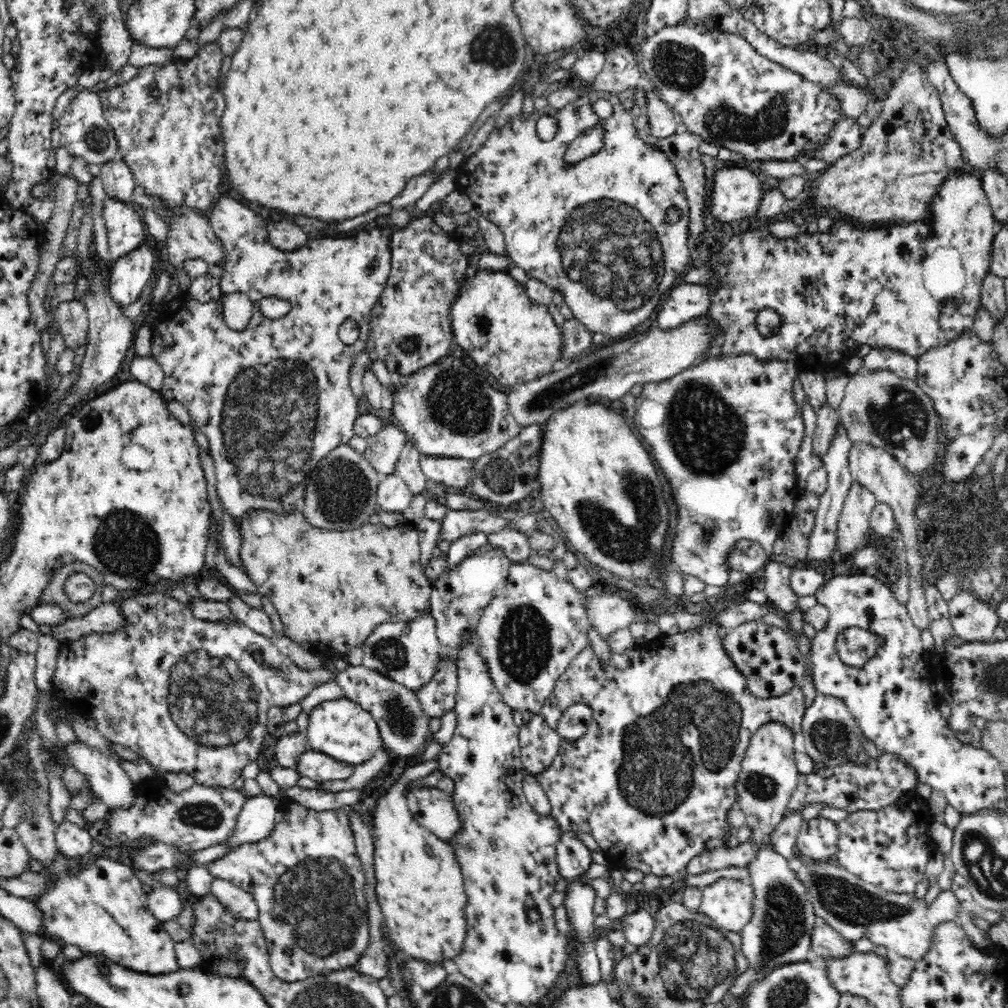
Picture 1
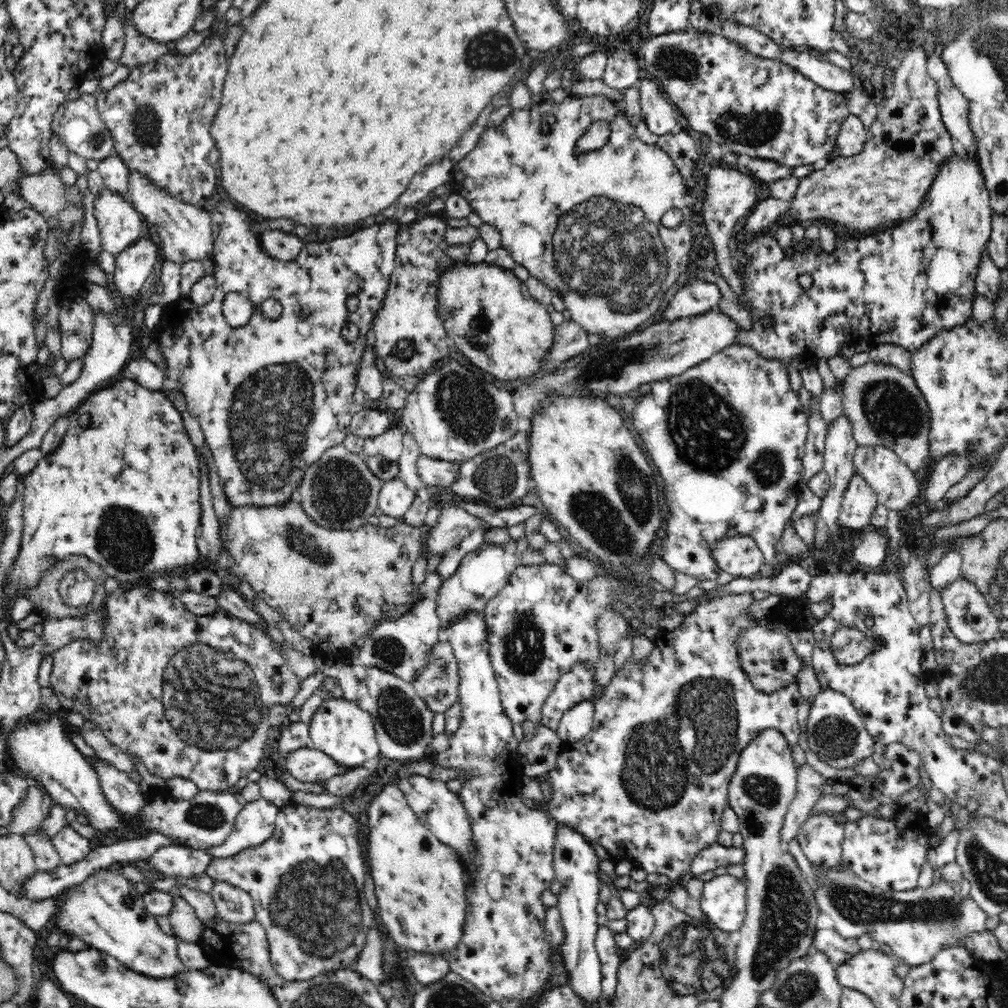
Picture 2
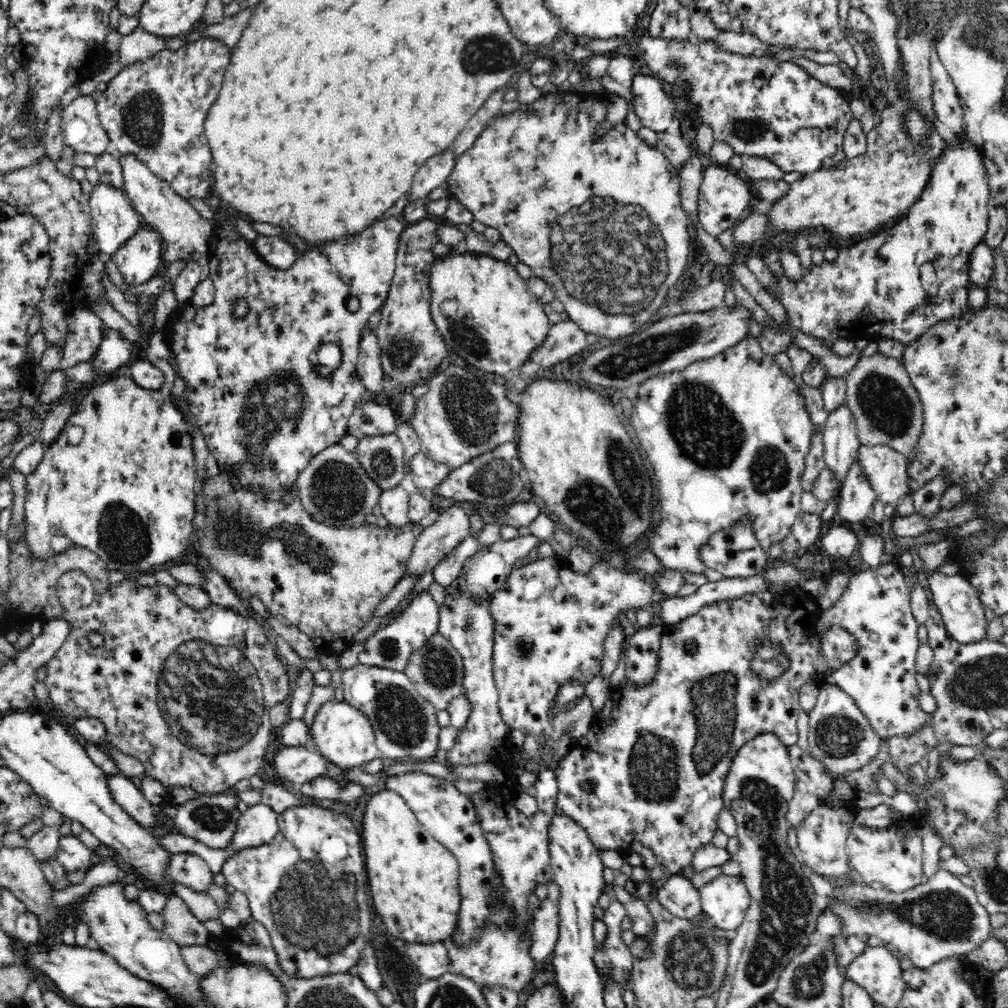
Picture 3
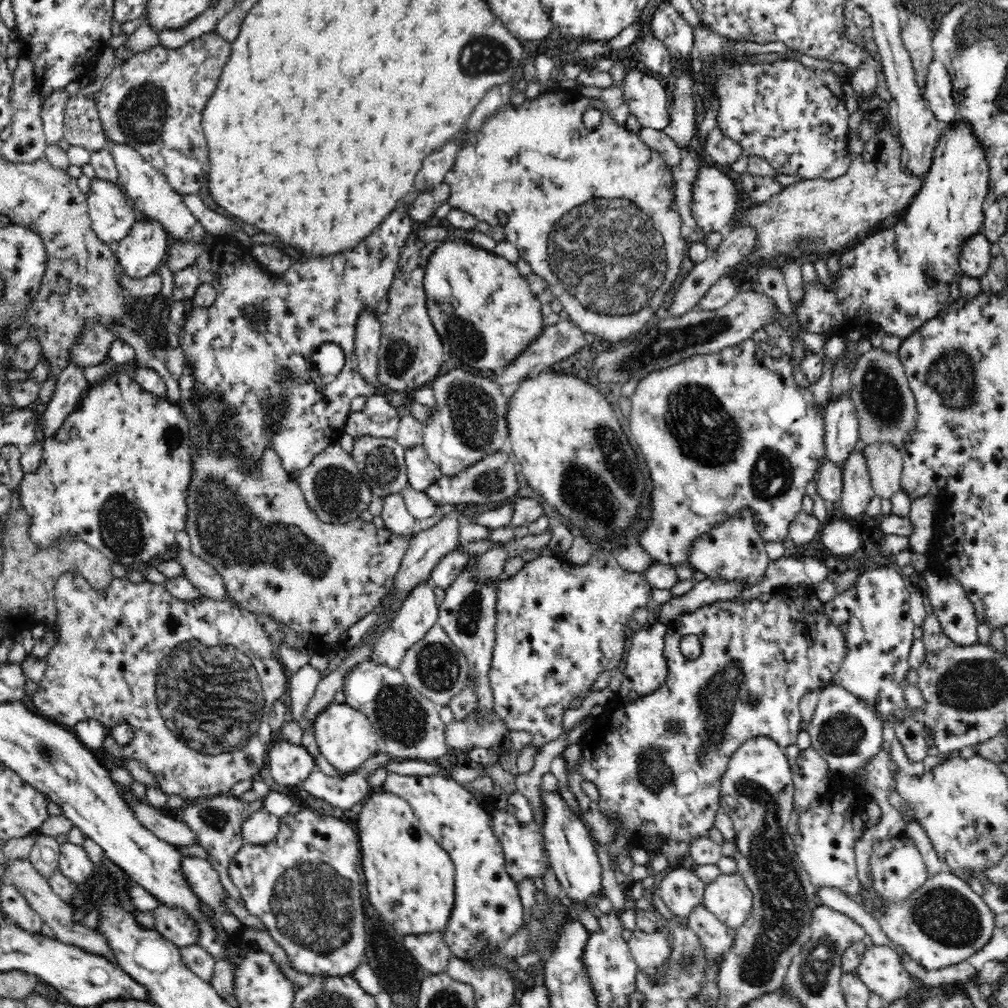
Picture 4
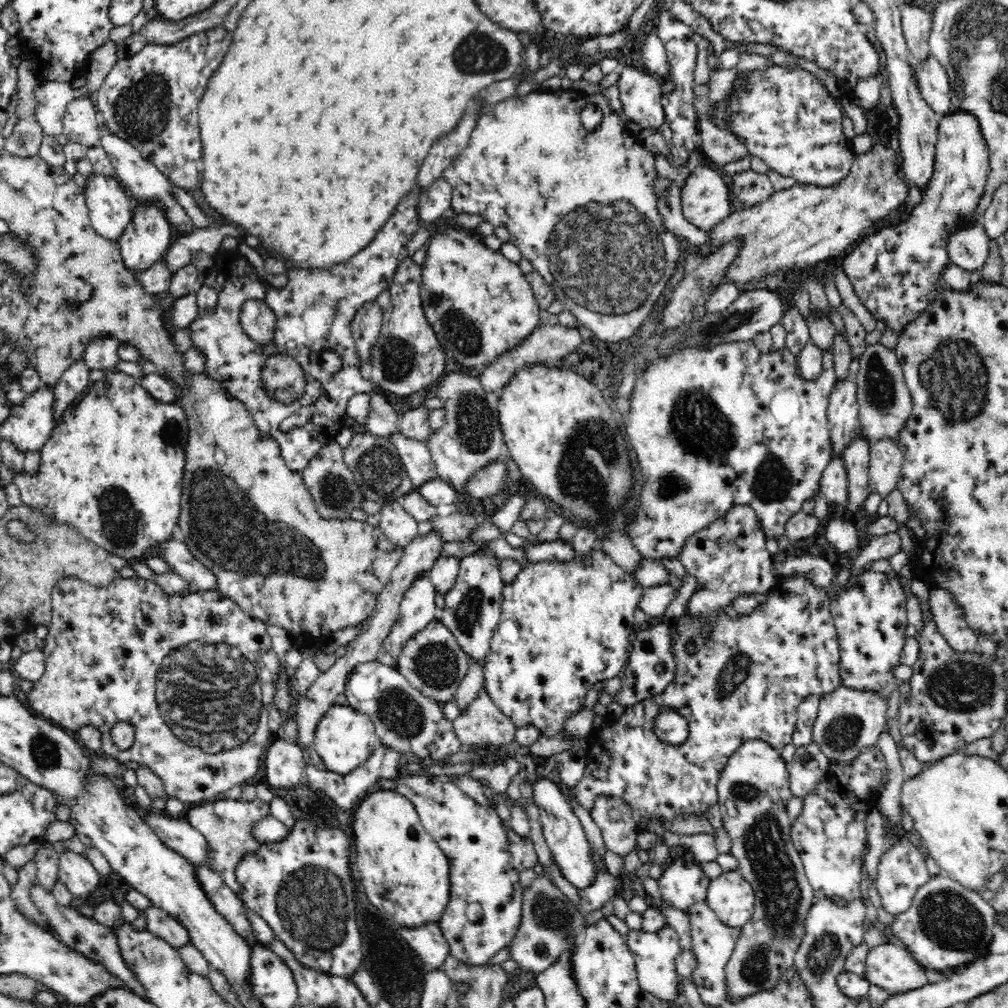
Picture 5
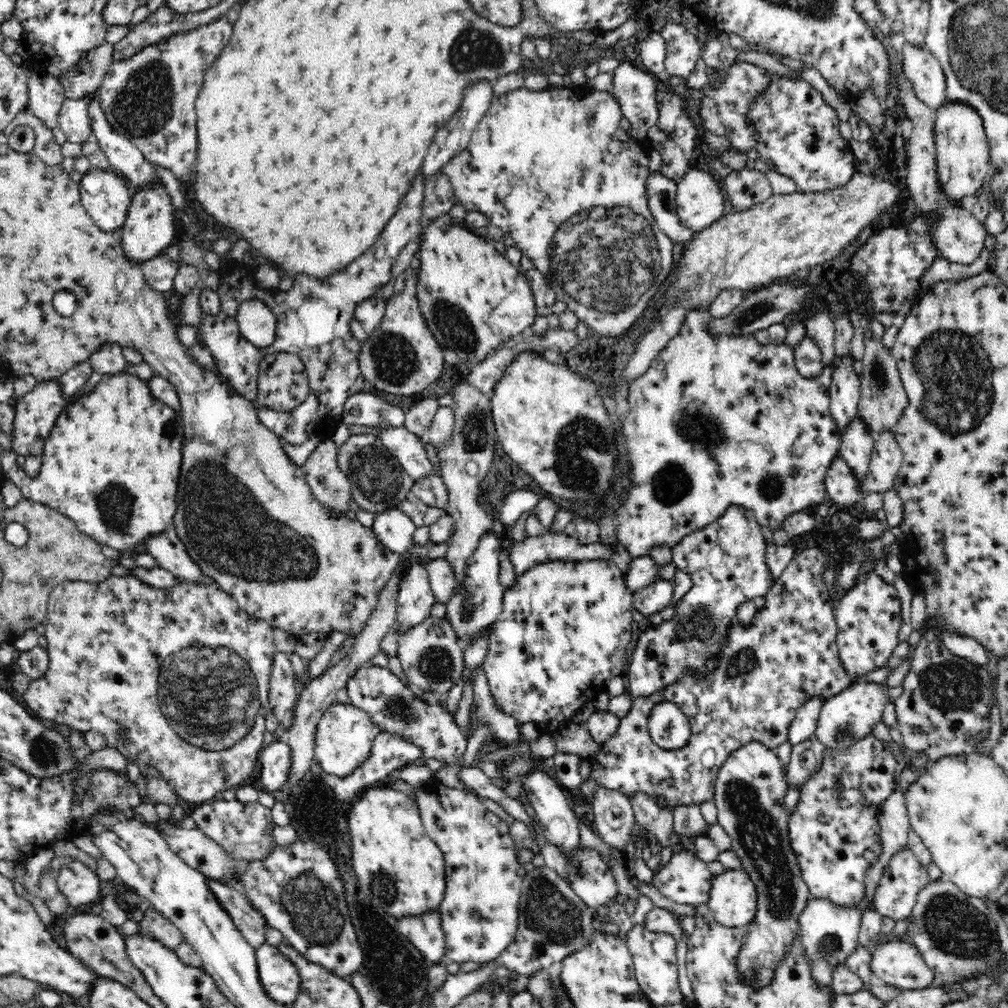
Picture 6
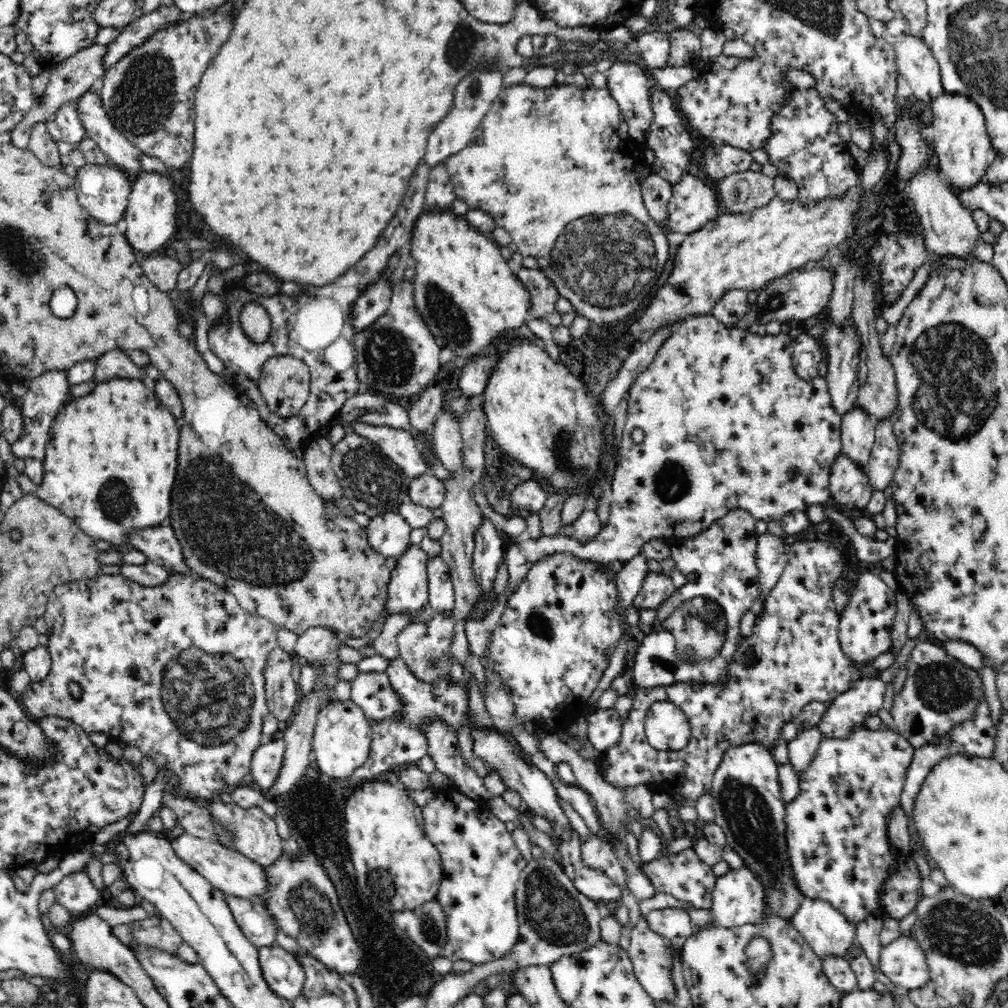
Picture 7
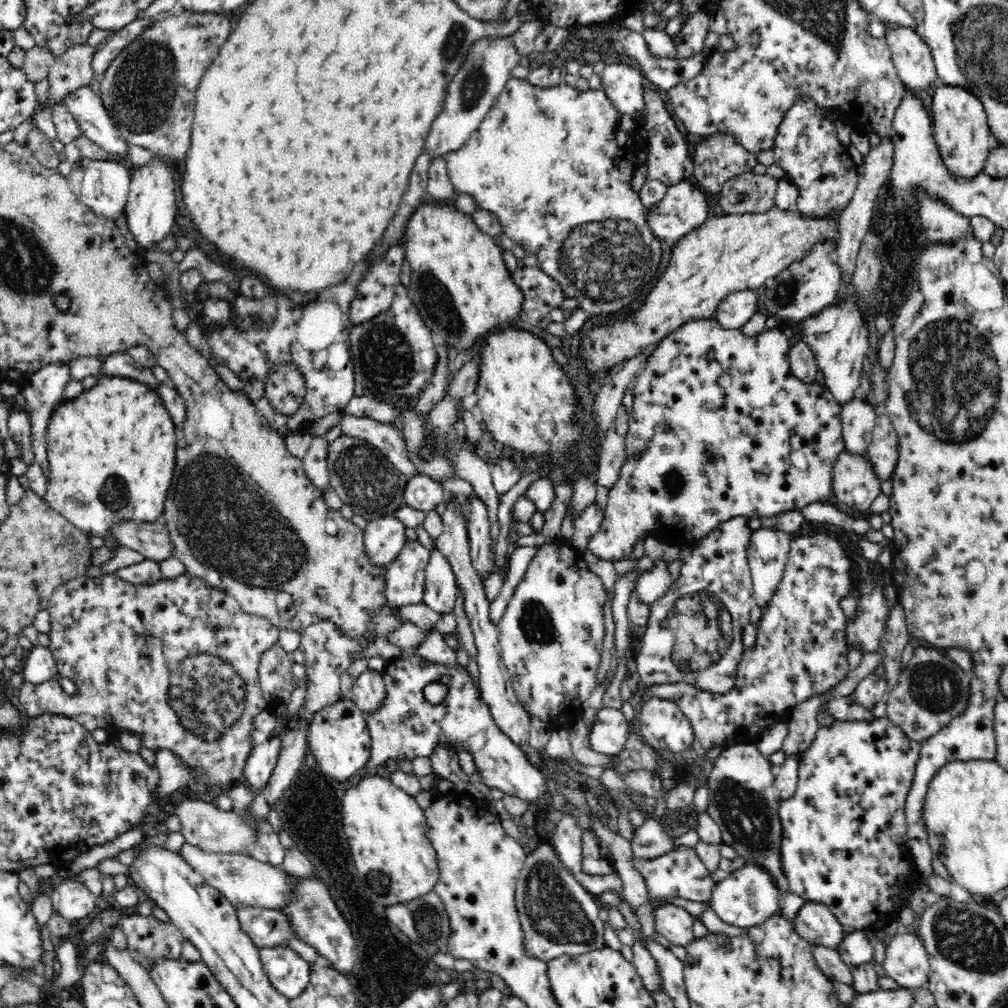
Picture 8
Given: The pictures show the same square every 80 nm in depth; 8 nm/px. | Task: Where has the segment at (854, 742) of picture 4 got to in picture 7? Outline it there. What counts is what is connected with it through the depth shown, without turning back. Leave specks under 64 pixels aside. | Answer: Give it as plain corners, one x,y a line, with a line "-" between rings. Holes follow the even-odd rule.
857,676
852,686
846,692
827,702
828,705
818,725
820,735
824,739
838,741
844,741
852,737
855,731
866,727
866,720
870,718
868,714
877,714
878,710
882,708
884,692
886,692
886,684
879,677

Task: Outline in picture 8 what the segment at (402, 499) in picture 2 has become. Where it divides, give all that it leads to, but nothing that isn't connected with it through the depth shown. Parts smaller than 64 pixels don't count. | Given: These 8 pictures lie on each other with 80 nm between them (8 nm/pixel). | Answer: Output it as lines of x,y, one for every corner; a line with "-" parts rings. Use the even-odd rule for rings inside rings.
384,515
367,521
363,529
366,551
372,555
374,563
391,563
402,548
408,544
407,526
396,515

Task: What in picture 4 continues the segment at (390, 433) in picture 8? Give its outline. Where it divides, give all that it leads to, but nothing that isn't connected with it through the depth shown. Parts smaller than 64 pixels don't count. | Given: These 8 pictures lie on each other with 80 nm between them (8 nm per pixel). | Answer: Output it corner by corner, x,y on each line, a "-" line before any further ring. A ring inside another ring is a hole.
422,445
412,448
412,450
406,450
405,459
408,484
414,490
426,491
436,480
442,478
442,469
427,457

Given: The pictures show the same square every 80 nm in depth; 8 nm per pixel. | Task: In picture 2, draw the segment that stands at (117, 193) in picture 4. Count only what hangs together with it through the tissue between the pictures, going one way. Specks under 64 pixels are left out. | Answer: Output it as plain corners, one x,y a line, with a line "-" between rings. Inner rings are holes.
107,188
94,200
103,250
115,258
142,239
142,218
132,202

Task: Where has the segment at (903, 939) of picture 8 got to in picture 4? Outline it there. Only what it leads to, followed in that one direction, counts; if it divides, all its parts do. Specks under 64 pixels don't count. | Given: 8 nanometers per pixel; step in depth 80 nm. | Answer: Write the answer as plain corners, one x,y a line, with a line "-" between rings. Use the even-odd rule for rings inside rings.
886,945
868,947
854,973
884,1004
905,998
913,985
914,976
902,965
900,954

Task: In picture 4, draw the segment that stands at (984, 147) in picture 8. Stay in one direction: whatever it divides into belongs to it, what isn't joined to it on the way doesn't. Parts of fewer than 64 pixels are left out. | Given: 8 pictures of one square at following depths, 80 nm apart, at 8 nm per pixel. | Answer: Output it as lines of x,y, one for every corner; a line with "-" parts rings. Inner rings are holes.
956,122
942,127
939,140
924,184
906,209
905,217
893,227
881,229
876,236
866,237
851,250
841,251
840,270
836,274
832,272
830,284
824,284
820,278
804,282
801,297
791,302
791,307
795,320
806,332
823,334
830,339
848,336
852,330
862,332
864,337
872,336
874,330
882,330
884,334
900,337
904,341
926,323
940,317
950,306
960,304
964,294
960,289
960,280
966,275
961,265
962,246
980,234
984,226
985,201
990,191
989,166
983,147
966,123
-
926,266
930,268
930,274
924,273

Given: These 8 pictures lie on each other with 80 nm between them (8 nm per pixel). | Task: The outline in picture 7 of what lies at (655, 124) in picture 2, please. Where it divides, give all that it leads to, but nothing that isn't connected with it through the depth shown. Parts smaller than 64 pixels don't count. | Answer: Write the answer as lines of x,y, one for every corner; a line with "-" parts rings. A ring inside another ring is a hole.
628,62
614,64
606,73
608,90
617,100
623,119
629,125
628,137
640,143
655,122
653,88
648,74

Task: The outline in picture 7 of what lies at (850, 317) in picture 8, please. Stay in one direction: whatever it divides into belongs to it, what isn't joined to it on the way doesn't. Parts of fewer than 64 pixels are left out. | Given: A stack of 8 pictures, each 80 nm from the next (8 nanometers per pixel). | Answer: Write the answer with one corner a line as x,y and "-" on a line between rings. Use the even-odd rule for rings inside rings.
828,319
828,332
826,332
826,345
830,351
826,382
832,406
838,416
846,416
848,412
856,409
860,391
858,379
858,364
861,343
856,330
843,332

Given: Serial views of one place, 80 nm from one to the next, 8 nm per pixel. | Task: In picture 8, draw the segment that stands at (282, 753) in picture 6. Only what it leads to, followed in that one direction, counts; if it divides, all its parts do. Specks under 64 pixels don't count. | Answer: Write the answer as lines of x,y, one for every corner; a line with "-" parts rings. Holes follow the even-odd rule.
272,737
264,744
253,746
252,752
244,769
245,780
255,791
259,791
269,784
277,766
278,756
282,748
282,740

